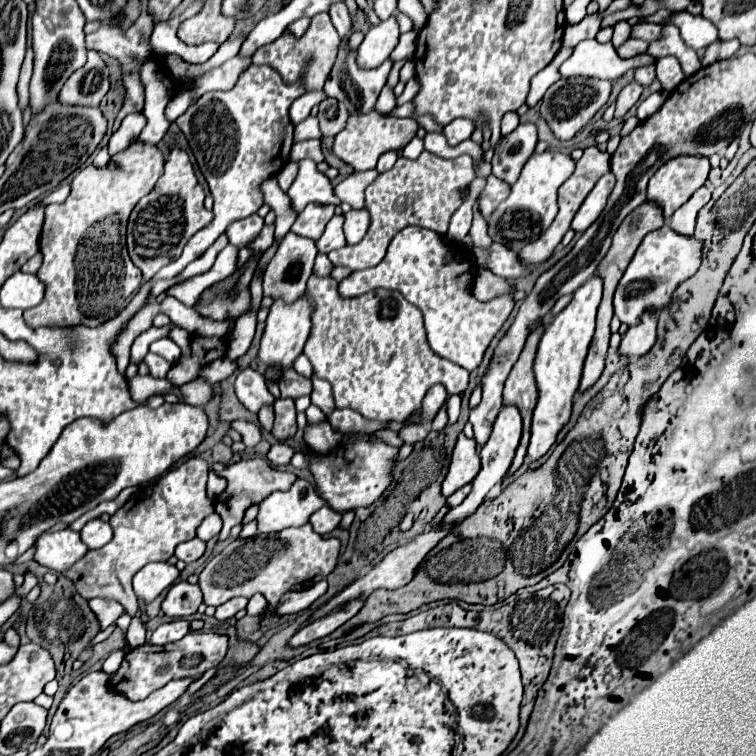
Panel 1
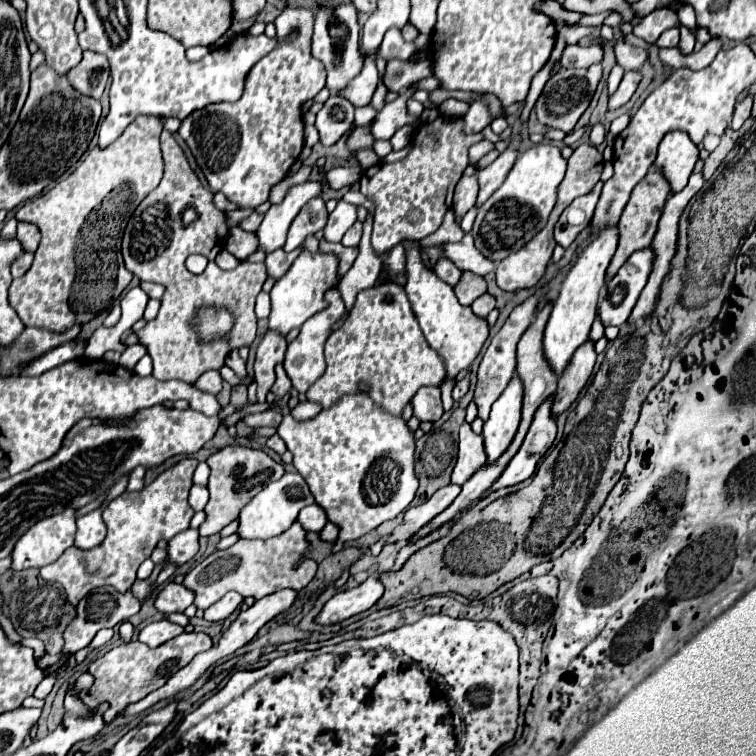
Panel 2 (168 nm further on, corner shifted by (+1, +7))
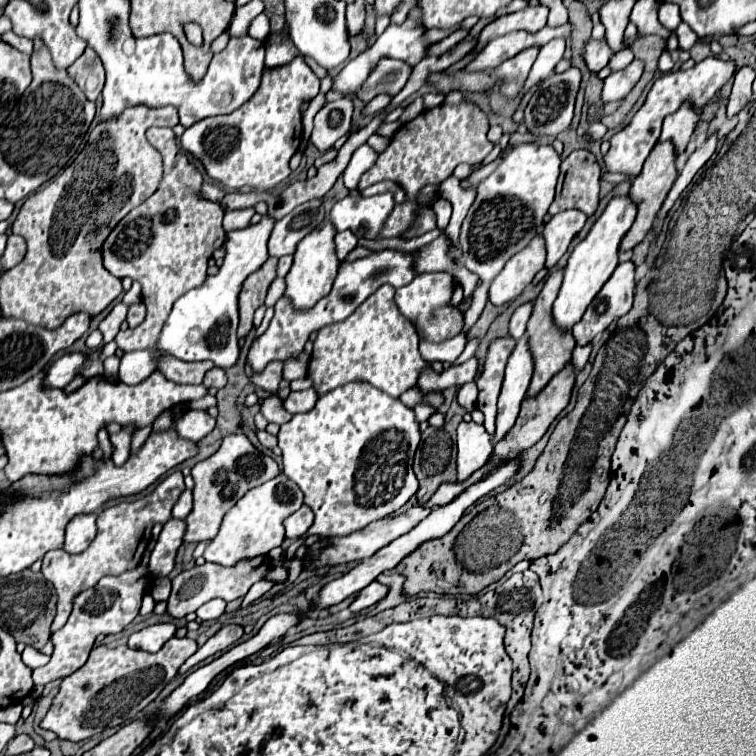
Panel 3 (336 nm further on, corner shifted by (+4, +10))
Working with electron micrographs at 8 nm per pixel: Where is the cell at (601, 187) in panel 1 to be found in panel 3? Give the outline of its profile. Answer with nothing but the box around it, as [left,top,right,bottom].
[543,210,587,268]

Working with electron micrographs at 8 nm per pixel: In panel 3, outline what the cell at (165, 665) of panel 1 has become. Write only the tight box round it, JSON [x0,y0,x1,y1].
[41,638,197,742]

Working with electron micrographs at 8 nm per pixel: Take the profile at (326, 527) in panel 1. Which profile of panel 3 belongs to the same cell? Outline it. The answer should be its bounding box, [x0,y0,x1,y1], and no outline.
[283,506,313,538]

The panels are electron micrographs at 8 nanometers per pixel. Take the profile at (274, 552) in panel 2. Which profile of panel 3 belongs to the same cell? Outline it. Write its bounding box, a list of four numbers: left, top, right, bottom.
[167,556,269,618]

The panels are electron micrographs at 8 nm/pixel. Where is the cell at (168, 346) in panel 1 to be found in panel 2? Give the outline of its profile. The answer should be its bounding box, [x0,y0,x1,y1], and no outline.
[120,343,148,369]

